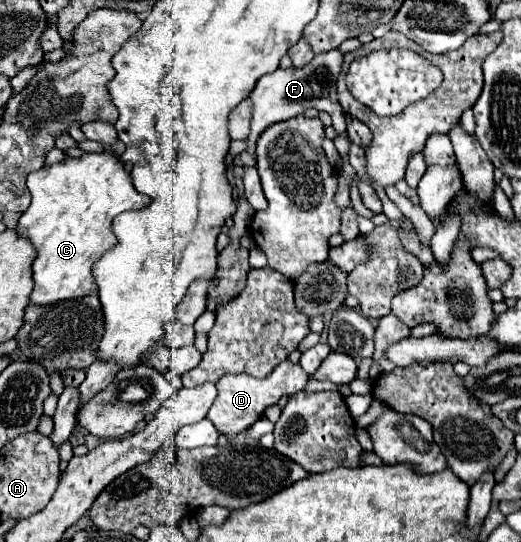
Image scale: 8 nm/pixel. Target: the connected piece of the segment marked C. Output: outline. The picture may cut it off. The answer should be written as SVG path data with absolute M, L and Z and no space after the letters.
M88 153L88 155L78 157L78 159L66 159L64 163L46 165L46 167L42 167L40 171L34 171L34 173L28 177L28 189L30 189L30 193L32 193L32 205L26 209L26 213L22 213L22 217L20 217L20 221L18 221L18 227L16 227L16 233L22 235L22 237L26 237L26 239L32 243L32 247L36 249L36 253L38 253L36 259L34 259L34 263L32 263L34 291L32 291L32 295L30 295L30 303L32 303L32 305L52 305L52 303L58 303L58 301L78 299L78 297L86 297L86 295L98 293L98 285L96 285L96 281L94 281L94 277L92 277L92 263L94 263L106 249L110 249L110 245L114 245L114 233L112 233L112 229L110 229L112 219L114 219L116 215L124 213L124 211L142 209L142 207L150 205L152 199L146 197L146 195L142 195L142 193L138 193L138 191L134 189L132 179L130 179L130 175L124 171L122 161L120 161L118 157L114 157L112 153Z

